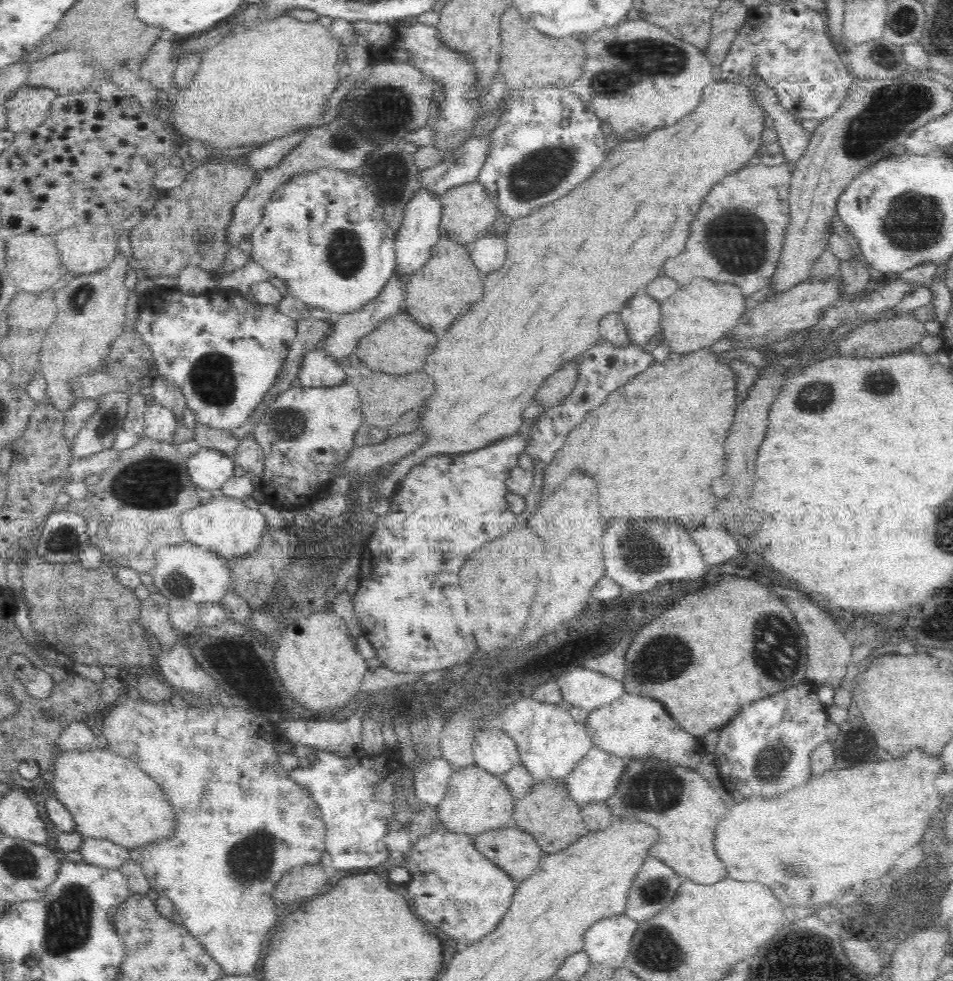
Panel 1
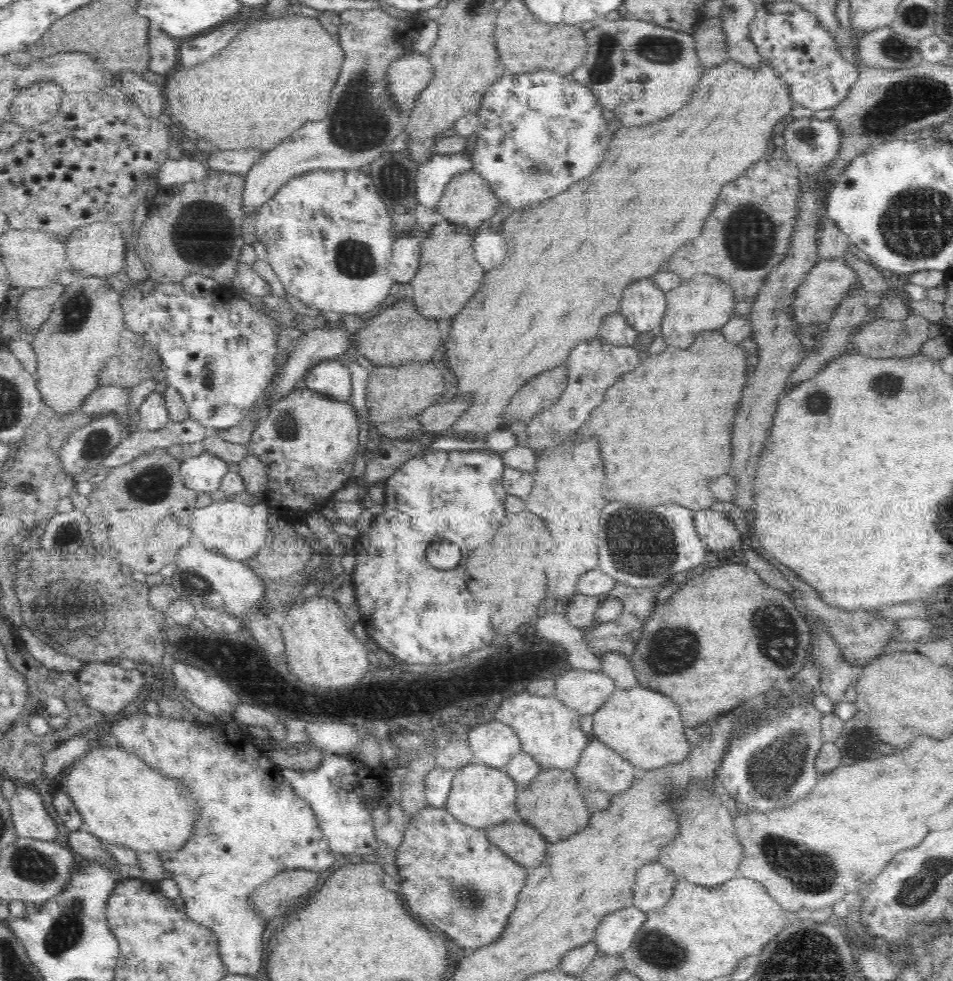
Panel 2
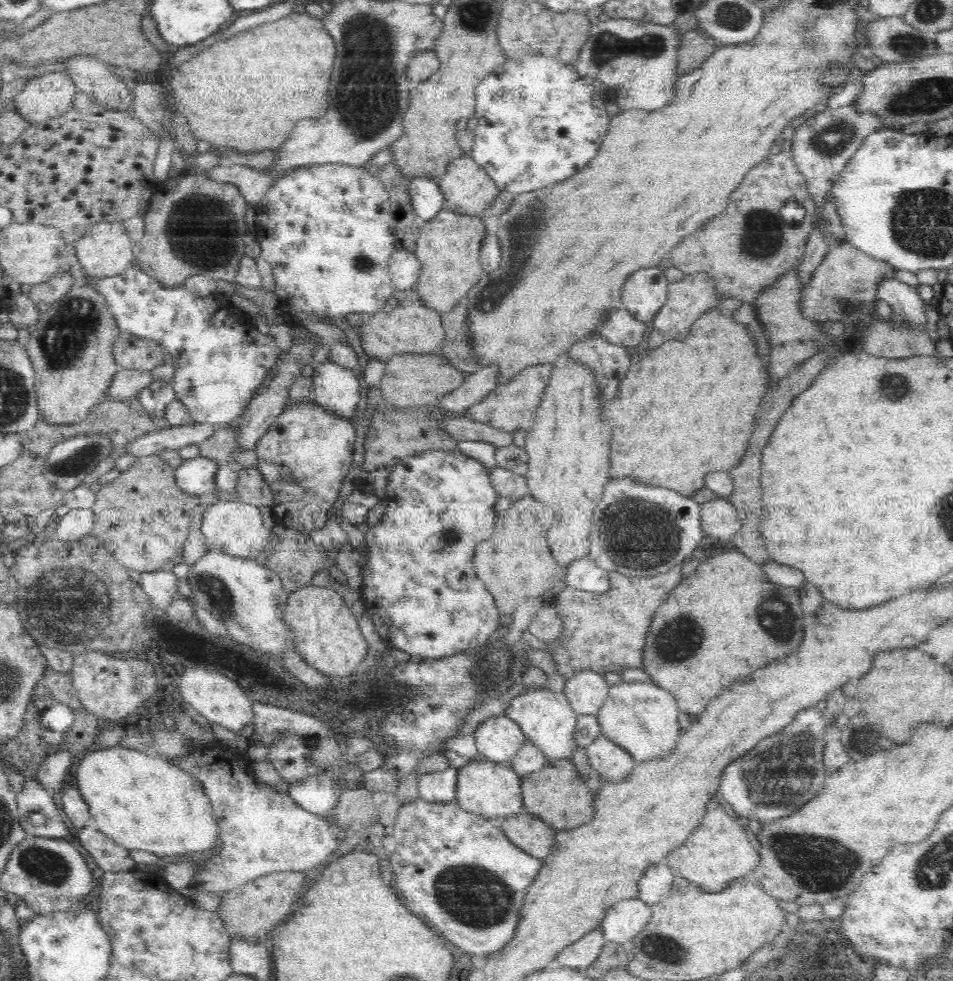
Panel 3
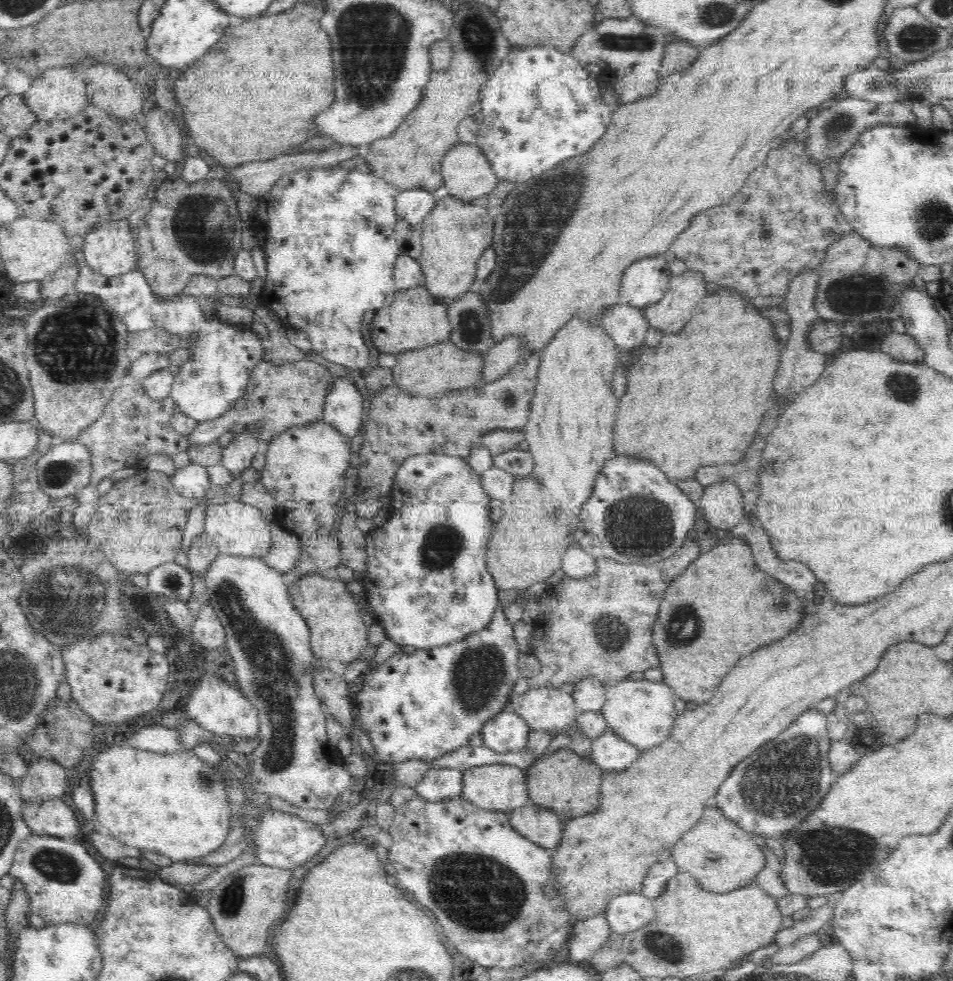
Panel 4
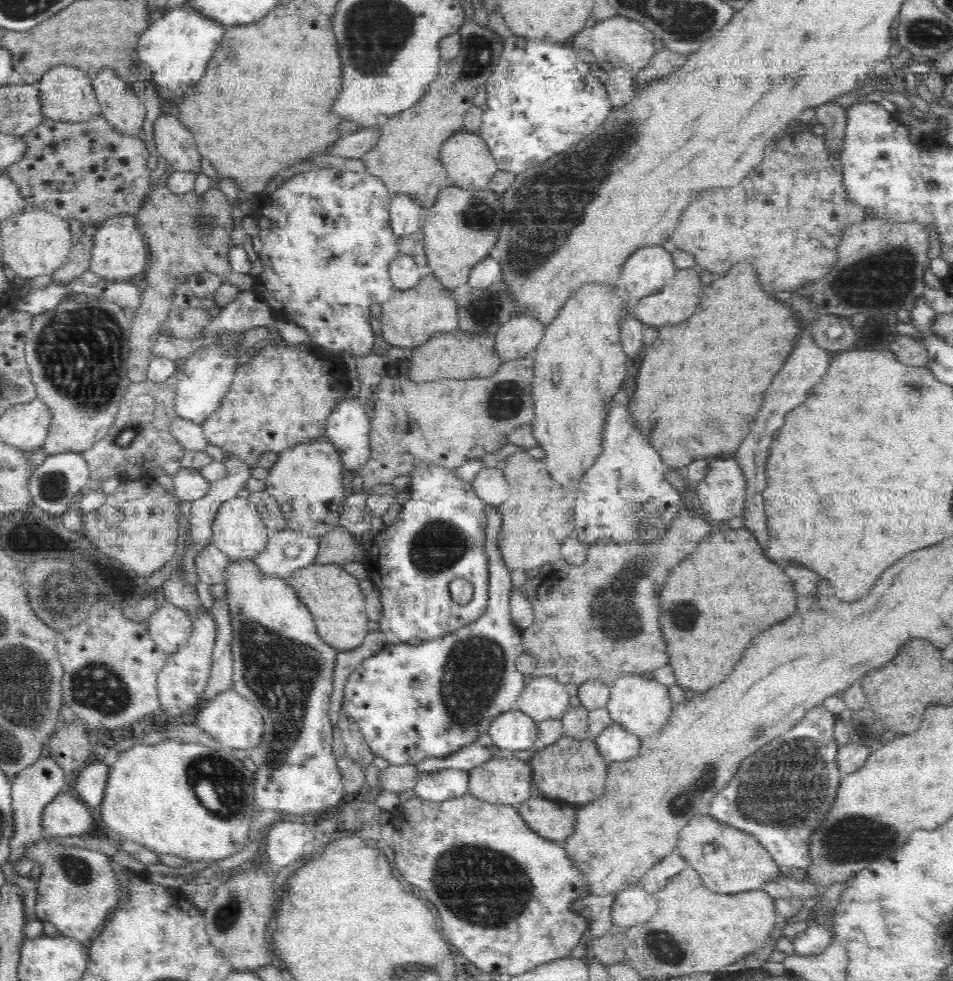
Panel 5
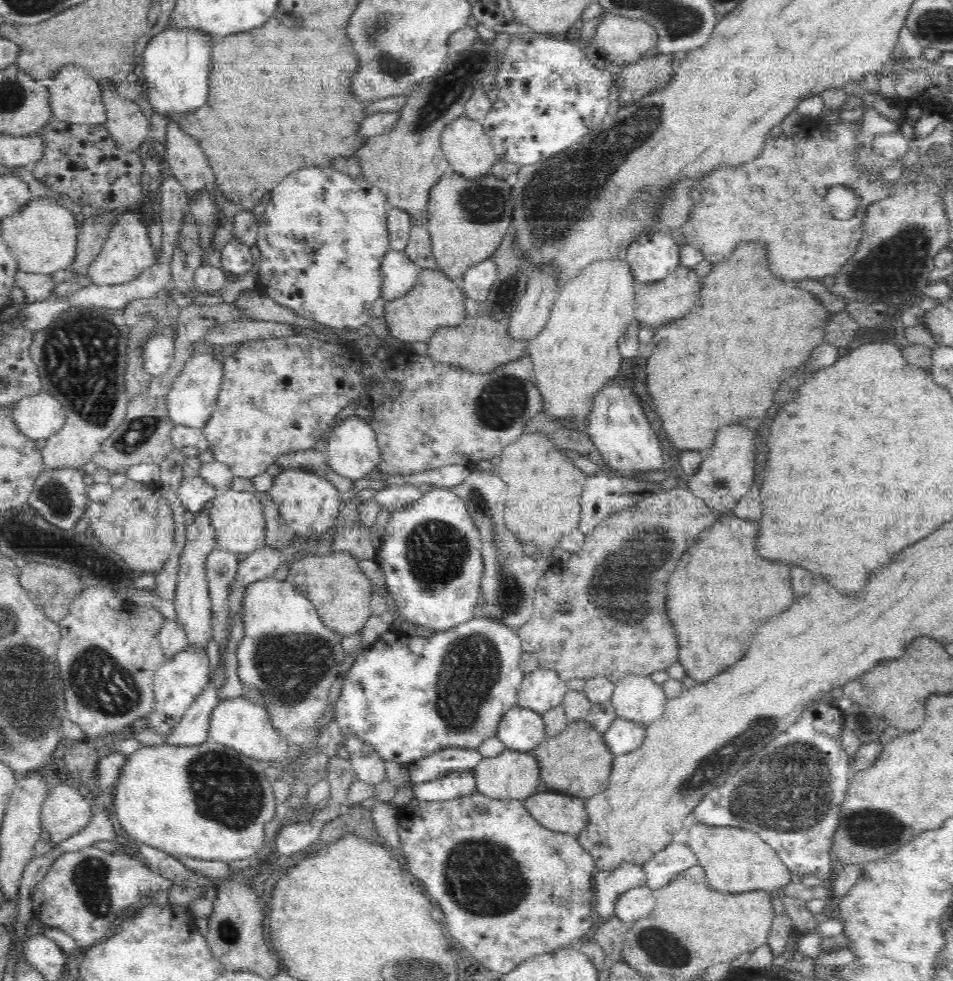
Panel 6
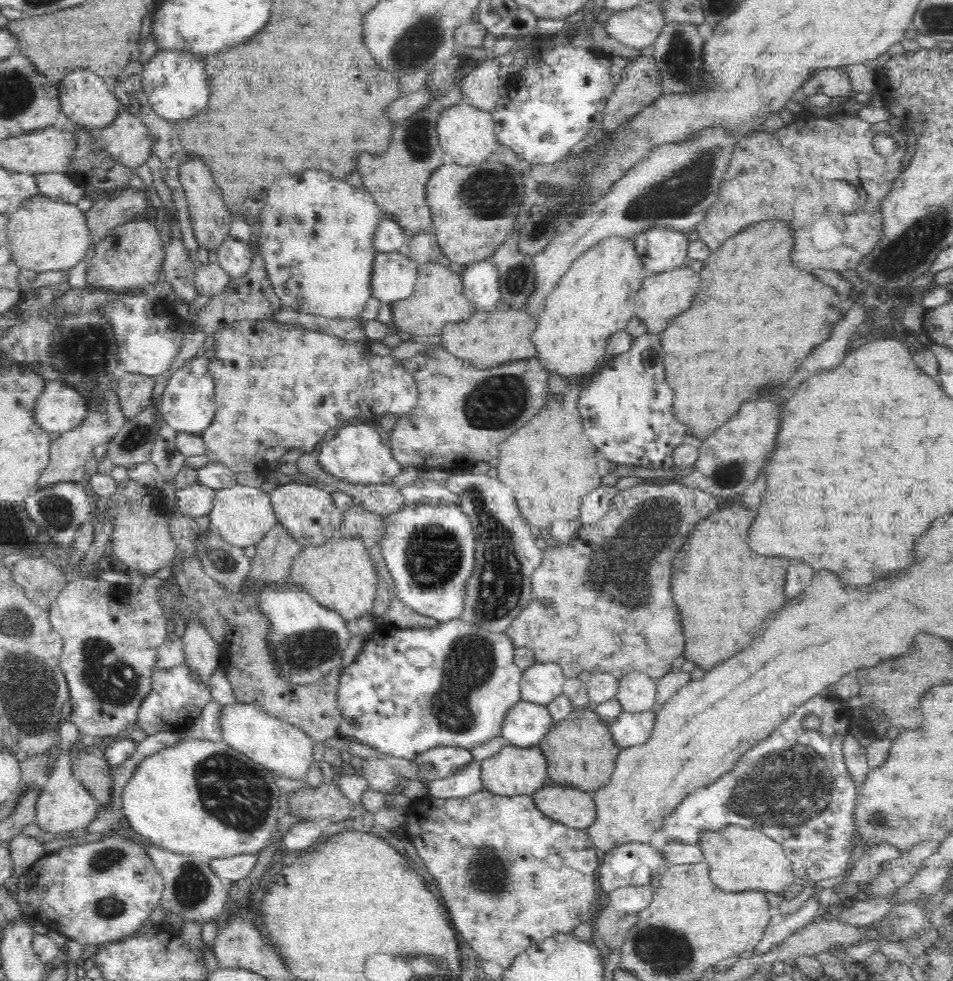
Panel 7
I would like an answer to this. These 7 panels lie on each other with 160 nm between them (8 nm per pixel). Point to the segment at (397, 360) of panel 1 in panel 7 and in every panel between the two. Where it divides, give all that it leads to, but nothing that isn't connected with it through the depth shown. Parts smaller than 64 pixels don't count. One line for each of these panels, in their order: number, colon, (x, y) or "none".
2: (398, 334)
3: (394, 329)
4: (415, 319)
5: (412, 317)
6: (435, 301)
7: (441, 300)

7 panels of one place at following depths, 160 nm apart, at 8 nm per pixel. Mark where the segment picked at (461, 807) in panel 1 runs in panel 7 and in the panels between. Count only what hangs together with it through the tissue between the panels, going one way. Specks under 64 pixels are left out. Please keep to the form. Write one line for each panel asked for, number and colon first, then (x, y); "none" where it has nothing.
2: (481, 796)
3: (492, 790)
4: (503, 787)
5: (504, 780)
6: (513, 774)
7: (513, 771)

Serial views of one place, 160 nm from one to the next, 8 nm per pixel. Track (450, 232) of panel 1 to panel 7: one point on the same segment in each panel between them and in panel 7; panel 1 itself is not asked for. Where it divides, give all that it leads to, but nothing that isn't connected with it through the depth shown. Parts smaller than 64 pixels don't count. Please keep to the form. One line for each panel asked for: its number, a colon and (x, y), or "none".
2: (468, 200)
3: (467, 189)
4: (467, 174)
5: (468, 163)
6: (464, 144)
7: (466, 134)

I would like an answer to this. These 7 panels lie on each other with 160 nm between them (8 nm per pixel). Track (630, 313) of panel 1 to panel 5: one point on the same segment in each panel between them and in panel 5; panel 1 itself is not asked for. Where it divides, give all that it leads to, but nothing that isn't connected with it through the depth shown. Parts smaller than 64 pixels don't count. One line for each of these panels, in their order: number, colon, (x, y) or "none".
2: (644, 304)
3: (644, 294)
4: (645, 283)
5: (645, 272)

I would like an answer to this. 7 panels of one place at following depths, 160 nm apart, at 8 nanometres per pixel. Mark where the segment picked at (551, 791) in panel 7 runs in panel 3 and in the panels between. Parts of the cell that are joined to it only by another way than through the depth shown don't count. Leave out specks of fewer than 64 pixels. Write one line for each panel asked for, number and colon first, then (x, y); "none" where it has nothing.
3: (531, 834)
4: (542, 826)
5: (553, 820)
6: (559, 812)

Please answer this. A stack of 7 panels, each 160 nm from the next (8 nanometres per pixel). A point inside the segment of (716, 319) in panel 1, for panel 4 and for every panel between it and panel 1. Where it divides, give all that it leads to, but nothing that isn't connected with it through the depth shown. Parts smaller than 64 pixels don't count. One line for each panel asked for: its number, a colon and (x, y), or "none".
2: (702, 302)
3: (690, 297)
4: (675, 310)

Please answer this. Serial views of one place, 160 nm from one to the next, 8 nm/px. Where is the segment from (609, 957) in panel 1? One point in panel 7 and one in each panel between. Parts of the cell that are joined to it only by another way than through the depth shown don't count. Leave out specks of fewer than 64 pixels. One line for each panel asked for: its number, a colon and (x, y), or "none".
2: (614, 935)
3: (622, 922)
4: (627, 912)
5: (632, 905)
6: (638, 901)
7: (629, 899)

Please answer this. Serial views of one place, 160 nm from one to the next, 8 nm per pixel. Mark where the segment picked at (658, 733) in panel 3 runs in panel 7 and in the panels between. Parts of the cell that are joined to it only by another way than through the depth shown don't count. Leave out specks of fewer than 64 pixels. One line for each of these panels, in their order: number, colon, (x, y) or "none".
4: (642, 712)
5: (642, 706)
6: (638, 698)
7: (637, 692)

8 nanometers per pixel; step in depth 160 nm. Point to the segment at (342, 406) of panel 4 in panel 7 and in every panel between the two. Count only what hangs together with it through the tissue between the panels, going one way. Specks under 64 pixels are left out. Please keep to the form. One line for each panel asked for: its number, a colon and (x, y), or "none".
5: (348, 426)
6: (353, 451)
7: (356, 454)

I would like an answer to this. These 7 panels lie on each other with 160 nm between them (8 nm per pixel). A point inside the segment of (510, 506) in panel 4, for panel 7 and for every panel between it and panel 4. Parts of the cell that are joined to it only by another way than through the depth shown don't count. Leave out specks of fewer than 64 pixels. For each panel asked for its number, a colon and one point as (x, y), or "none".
5: (538, 516)
6: (545, 489)
7: (550, 465)

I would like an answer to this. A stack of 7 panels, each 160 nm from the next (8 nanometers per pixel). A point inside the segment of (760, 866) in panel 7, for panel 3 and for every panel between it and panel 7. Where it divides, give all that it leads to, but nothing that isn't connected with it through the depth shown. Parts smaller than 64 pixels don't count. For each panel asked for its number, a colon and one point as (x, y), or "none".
3: (718, 851)
4: (716, 839)
5: (749, 866)
6: (735, 860)

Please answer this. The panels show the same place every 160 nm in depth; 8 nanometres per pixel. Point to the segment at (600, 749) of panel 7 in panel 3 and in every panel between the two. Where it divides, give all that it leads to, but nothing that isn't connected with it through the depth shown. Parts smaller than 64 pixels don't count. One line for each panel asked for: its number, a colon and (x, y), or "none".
3: (556, 794)
4: (562, 781)
5: (571, 771)
6: (577, 762)

